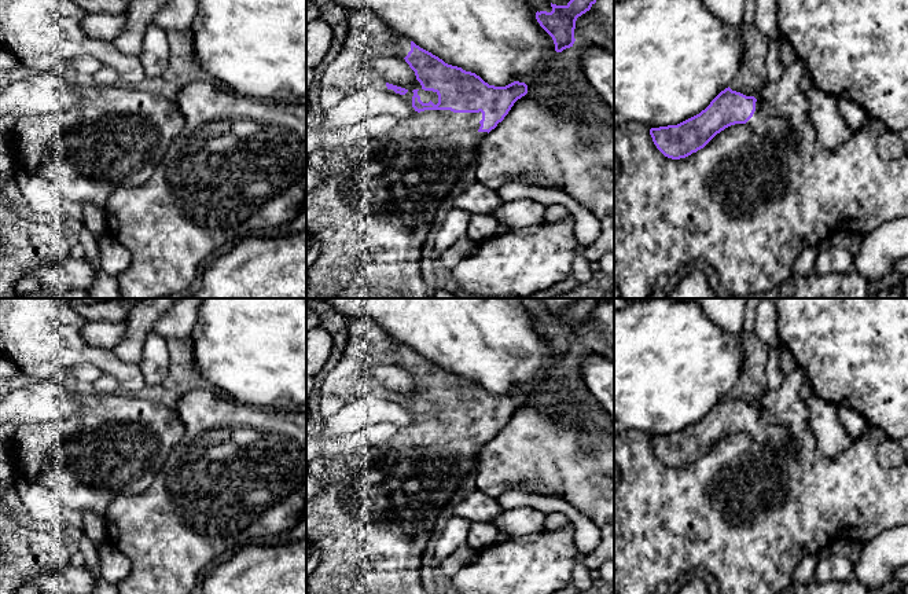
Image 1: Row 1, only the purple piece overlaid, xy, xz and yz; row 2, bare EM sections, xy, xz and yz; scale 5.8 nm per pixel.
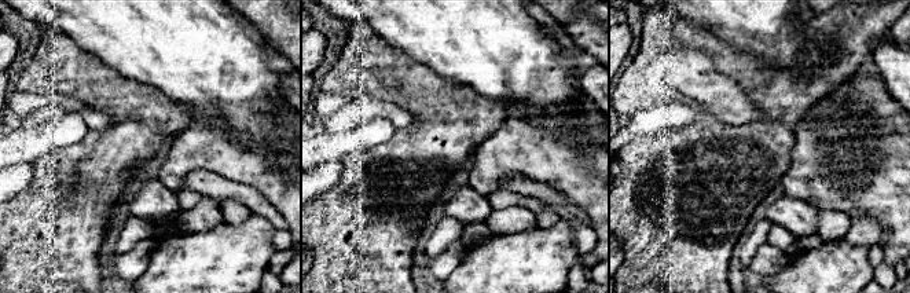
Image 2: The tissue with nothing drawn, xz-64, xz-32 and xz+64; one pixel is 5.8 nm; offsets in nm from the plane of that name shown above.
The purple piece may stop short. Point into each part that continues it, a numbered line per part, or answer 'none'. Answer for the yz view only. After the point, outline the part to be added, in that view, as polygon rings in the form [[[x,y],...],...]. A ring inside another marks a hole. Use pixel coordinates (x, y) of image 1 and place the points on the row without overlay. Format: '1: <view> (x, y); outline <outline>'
1: yz (776, 437); outline [[[756,410],[756,419],[746,433],[757,443],[768,446],[773,451],[788,451],[791,448],[791,436],[784,426],[765,422]]]

